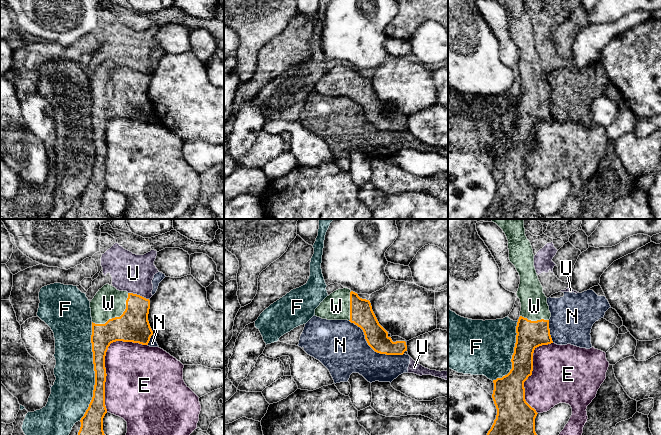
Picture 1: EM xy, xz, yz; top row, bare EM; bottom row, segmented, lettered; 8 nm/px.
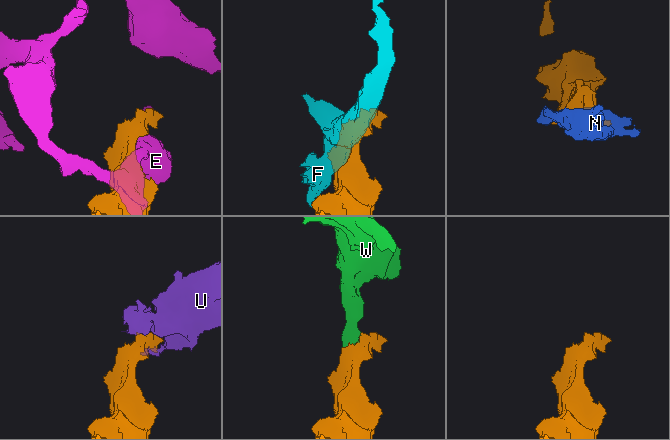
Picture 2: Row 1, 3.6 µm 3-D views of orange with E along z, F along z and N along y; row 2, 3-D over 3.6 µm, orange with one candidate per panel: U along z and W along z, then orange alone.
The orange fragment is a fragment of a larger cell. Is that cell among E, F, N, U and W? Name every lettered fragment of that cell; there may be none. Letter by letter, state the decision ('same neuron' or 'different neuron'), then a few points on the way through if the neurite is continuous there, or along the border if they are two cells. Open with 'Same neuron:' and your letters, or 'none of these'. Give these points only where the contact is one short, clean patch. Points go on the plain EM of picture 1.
Same neuron: W
E: different neuron
F: different neuron
N: different neuron
U: different neuron
W: same neuron; runs through xy (133, 102), (124, 93), (117, 93), (108, 79)

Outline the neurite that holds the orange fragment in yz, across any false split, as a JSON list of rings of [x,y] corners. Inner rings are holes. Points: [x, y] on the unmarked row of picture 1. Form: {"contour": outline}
{"contour": [[[524,0],[497,1],[507,13],[509,36],[520,52],[520,60],[516,70],[520,75],[521,87],[516,102],[516,119],[511,135],[512,145],[502,154],[493,156],[492,174],[497,185],[497,191],[483,219],[542,219],[535,208],[535,194],[538,189],[525,176],[524,158],[532,151],[534,126],[539,122],[553,119],[549,105],[551,89],[547,80],[547,73],[543,69],[543,63],[534,43],[533,25],[525,11]]]}

